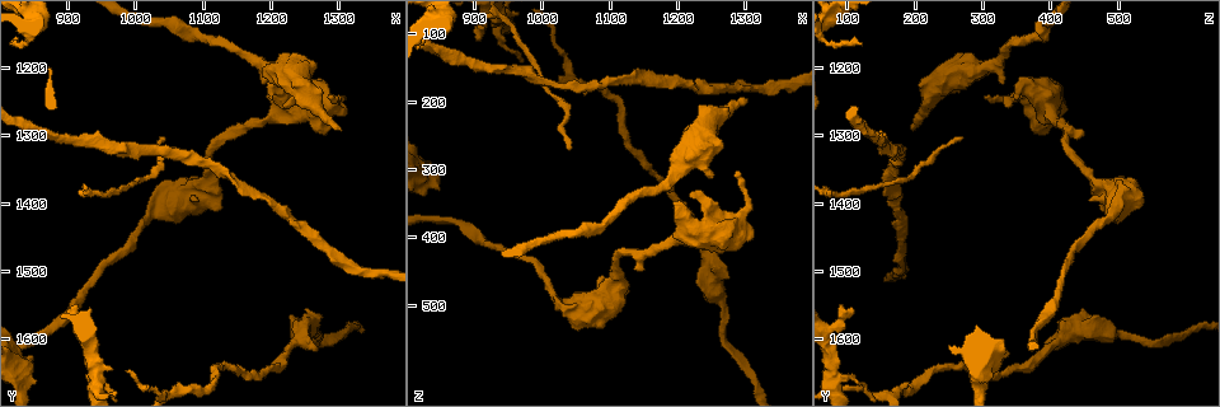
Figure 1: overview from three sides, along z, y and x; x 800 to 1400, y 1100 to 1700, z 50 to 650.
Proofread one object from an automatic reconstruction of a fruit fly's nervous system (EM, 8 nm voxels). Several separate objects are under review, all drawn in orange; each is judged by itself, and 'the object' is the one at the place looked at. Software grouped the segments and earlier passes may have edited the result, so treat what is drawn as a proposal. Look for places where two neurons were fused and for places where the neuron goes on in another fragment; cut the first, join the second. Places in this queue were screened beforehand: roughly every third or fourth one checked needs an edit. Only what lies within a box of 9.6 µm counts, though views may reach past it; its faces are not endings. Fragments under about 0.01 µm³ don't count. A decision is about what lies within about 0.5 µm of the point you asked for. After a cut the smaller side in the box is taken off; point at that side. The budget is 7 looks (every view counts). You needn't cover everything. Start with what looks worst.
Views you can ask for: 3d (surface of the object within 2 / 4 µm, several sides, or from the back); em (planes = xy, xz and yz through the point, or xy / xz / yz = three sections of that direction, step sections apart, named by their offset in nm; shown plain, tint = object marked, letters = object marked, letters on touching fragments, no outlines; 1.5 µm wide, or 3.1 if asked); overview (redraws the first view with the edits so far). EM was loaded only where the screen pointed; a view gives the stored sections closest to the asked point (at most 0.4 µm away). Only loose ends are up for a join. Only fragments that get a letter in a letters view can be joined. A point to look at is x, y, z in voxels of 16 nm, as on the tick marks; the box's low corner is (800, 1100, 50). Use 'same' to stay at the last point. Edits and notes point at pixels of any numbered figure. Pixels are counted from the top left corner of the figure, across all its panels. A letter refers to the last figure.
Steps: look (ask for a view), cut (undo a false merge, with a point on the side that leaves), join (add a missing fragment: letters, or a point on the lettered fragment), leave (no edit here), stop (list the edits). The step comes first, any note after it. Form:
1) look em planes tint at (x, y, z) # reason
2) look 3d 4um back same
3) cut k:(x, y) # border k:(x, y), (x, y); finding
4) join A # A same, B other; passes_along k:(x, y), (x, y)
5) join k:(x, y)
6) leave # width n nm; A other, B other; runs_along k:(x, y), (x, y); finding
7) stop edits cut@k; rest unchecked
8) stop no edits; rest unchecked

look 3d 2um at (1305, 1295, 200) # free end

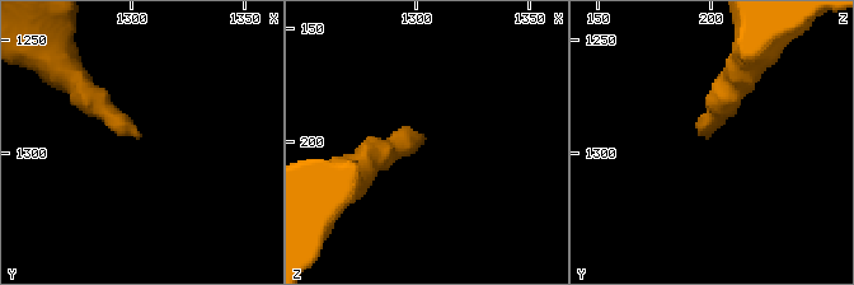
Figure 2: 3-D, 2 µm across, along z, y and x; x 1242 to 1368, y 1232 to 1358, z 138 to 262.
look em planes letters at (1301, 1294, 198) # shape alone is not enough

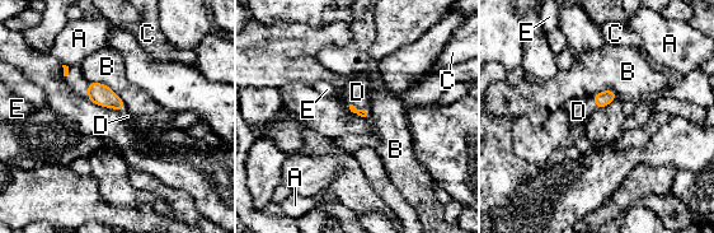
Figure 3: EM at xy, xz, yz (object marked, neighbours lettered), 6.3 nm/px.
join D # A other, B other, C other, D same, E other; the neuron continues

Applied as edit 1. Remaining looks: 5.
look overview # redraw

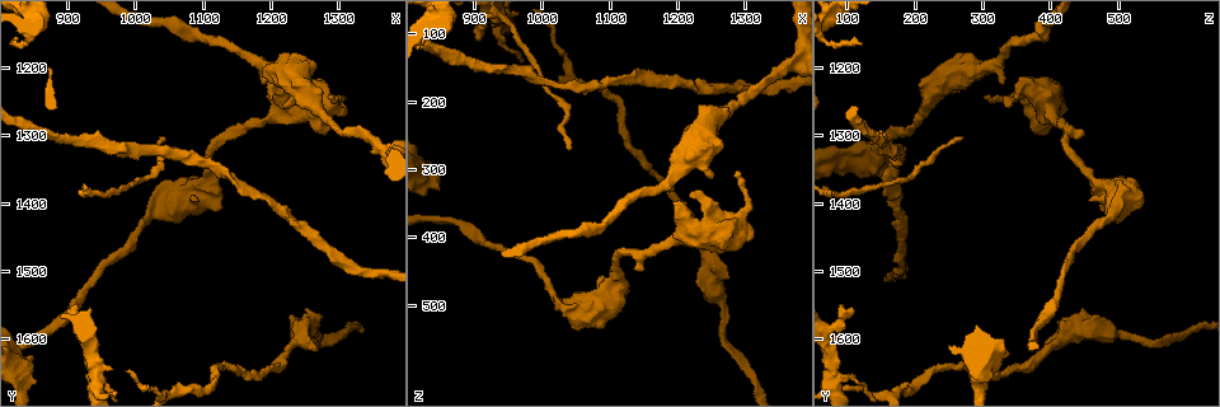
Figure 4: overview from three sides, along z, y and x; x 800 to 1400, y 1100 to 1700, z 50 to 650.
look em xz step 8 letters at (1255, 1205, 305) # stops while still wide

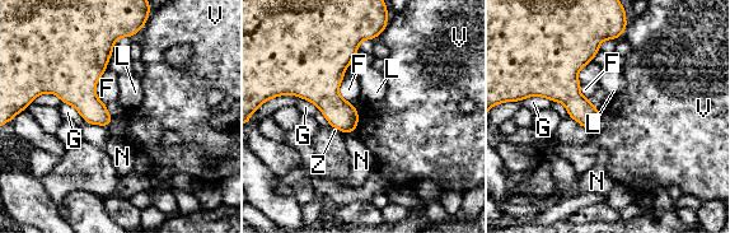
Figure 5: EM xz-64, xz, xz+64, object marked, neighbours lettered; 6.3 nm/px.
look em planes letters same

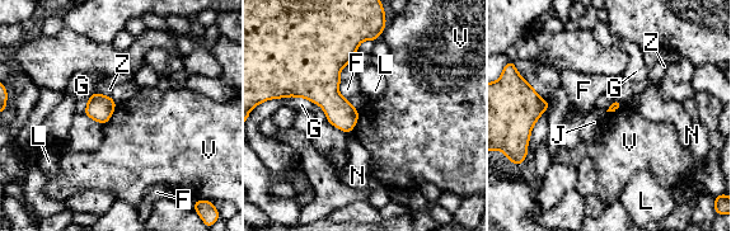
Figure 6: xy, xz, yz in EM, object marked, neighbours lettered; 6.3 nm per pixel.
leave # longest_contact G 170 nm; F other, G other, J other, L other, N other, V other, Z other; no lettered fragment goes on from it

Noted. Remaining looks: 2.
look 3d 4um at (1240, 1600, 415) # thick turns thin

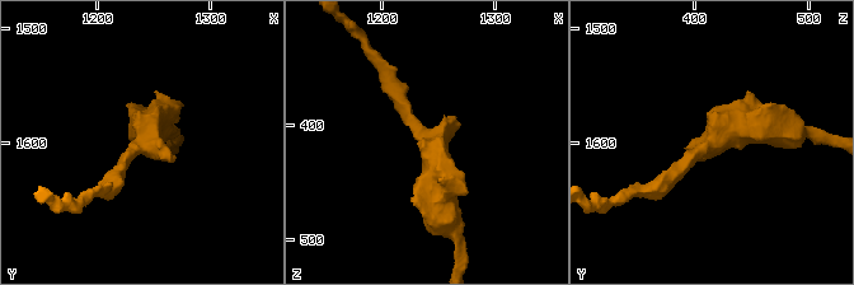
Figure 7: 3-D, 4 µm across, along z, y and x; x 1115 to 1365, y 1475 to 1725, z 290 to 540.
look em planes letters at (1242, 1600, 416)

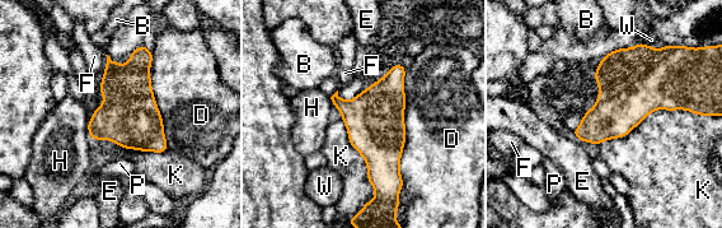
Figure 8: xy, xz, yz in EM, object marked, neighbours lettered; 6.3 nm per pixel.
leave # width 340 nm; B other, D other, E other, F other, H other, K other, P other, W other; border 8:(695, 114), (652, 110), (599, 144); one neuron here

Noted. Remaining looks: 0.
stop edits join@3; rest unchecked

